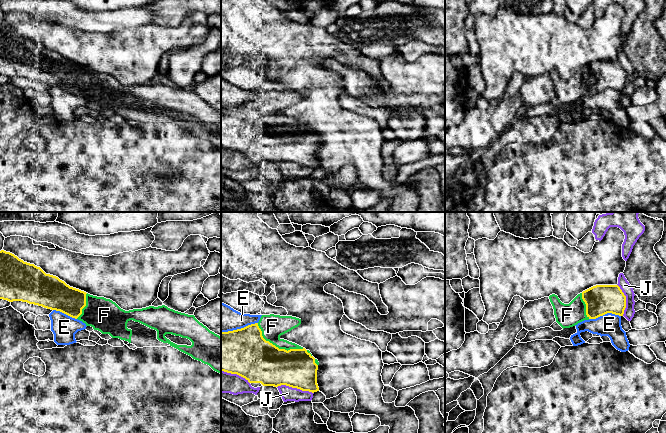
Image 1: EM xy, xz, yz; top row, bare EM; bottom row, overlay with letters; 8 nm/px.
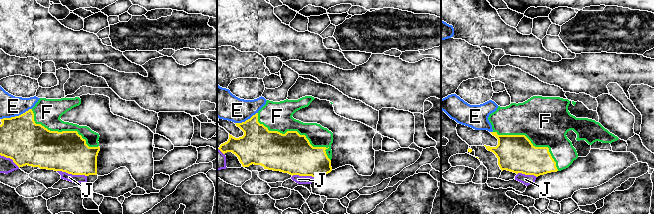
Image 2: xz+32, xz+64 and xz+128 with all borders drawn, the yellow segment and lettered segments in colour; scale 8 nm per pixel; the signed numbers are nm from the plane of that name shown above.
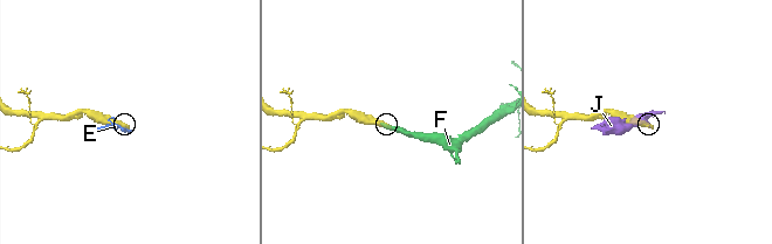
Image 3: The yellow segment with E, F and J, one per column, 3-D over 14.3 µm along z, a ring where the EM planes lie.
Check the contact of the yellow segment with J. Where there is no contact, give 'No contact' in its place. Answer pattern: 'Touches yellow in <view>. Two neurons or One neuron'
Touches yellow in xz. Two neurons

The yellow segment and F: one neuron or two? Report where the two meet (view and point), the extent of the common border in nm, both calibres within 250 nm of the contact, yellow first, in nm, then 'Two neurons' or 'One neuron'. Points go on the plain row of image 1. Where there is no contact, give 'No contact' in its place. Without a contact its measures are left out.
Touches yellow at xz (275, 122). Shared border 420 nm. Thickness 380 nm (yellow) against 190 nm. One neuron

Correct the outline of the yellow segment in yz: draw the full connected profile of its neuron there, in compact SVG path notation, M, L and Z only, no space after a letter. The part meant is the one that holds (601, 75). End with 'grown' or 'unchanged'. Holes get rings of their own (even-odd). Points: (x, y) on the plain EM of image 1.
M618 61L593 62L578 70L569 80L562 79L555 70L549 75L556 98L563 105L607 89L623 92L626 84L626 72Z; grown

